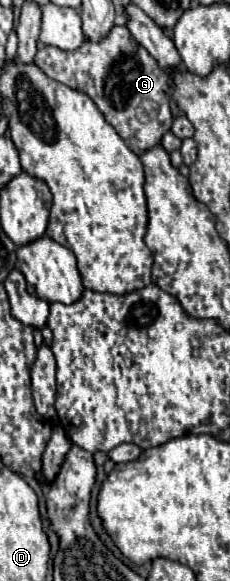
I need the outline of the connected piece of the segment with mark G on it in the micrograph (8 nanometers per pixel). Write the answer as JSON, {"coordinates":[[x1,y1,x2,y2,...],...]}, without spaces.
{"coordinates":[[113,26,99,42,85,40,77,50,45,46,37,52,35,64,53,80,85,92,135,154,157,146,161,136,171,128,169,74,159,68,157,60,141,44,135,42,125,26]]}

